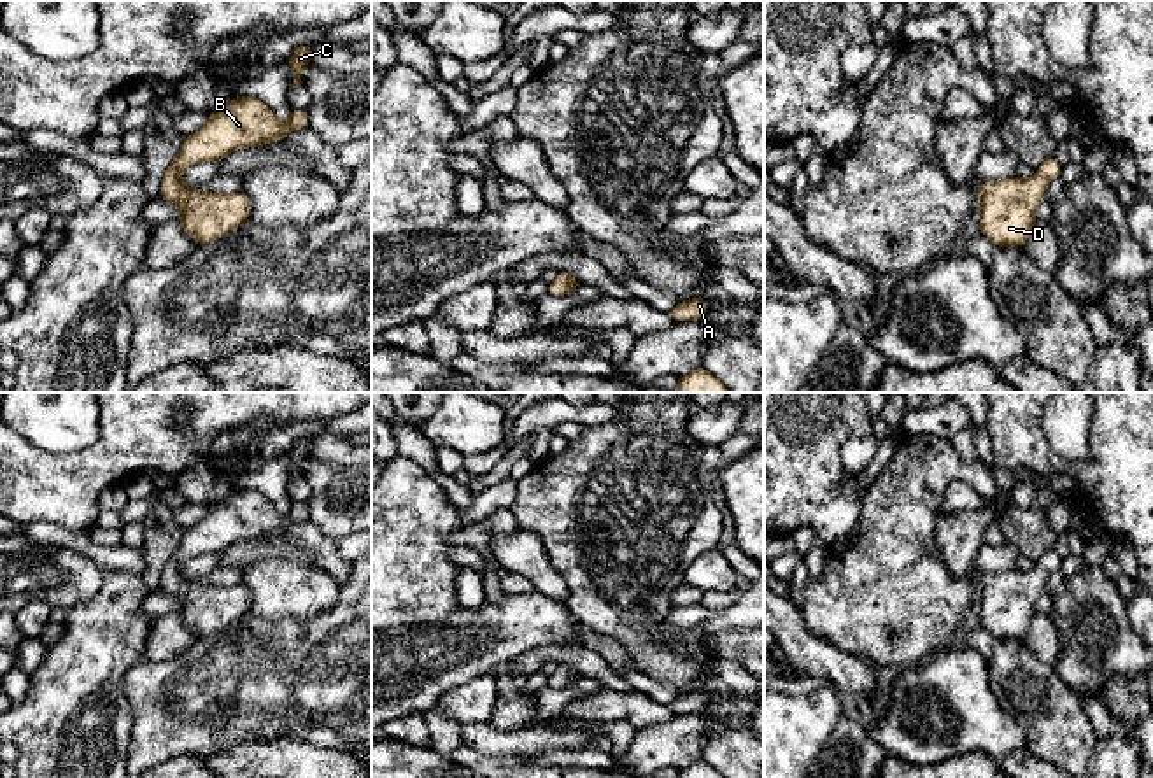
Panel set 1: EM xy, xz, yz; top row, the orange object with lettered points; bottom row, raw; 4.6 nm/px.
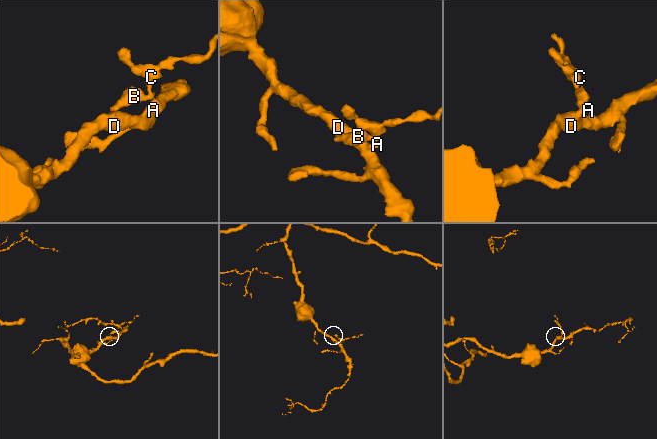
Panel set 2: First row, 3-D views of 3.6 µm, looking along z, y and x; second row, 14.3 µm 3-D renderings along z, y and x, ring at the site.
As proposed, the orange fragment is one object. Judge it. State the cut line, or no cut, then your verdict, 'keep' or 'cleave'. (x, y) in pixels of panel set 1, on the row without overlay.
no cut; keep

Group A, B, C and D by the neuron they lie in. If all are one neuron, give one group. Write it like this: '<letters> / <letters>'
A B C D

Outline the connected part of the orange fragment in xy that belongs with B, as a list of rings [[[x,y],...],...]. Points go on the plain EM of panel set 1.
[[[240,489],[209,505],[207,515],[184,529],[179,548],[161,571],[159,591],[179,598],[177,615],[198,636],[217,633],[249,613],[251,594],[240,585],[195,584],[182,576],[180,566],[196,555],[221,554],[237,541],[284,533],[291,522],[308,520],[308,506],[291,501],[282,515],[259,491]]]

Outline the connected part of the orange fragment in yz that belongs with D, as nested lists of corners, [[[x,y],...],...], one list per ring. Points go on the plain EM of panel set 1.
[[[1046,550],[1030,571],[999,571],[976,578],[980,627],[997,640],[1022,640],[1036,613],[1036,601],[1046,591],[1046,578],[1060,569],[1062,557]]]

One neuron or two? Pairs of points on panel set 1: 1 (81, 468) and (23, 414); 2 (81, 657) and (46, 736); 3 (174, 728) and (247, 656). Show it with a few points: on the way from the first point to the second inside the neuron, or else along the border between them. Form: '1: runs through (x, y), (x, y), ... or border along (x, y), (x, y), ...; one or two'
1: border along (100, 433), (70, 452), (39, 451), (25, 438); two
2: runs through (81, 677), (76, 707), (65, 717); one
3: runs through (191, 710), (230, 673); one

